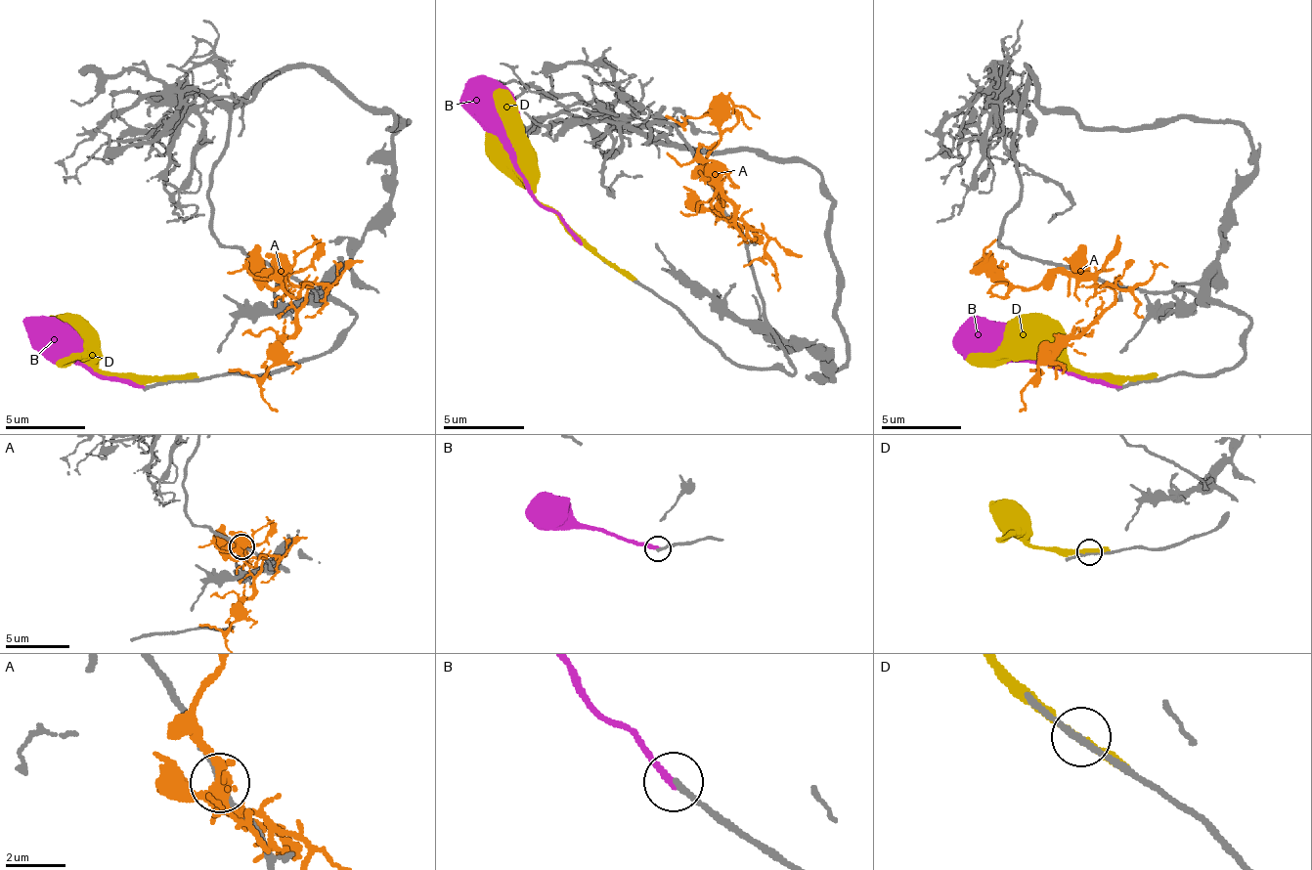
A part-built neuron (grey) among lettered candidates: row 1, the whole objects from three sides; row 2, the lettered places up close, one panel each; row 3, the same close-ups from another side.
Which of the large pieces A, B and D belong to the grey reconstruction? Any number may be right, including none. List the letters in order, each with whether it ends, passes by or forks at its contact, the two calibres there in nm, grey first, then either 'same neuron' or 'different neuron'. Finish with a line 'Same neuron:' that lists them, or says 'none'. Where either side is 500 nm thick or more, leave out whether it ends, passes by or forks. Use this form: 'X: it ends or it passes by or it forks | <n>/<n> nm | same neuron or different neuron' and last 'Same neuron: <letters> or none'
A: it forks | 200/380 nm | different neuron
B: it ends | 200/240 nm | different neuron
D: it passes by | 220/240 nm | different neuron
Same neuron: none

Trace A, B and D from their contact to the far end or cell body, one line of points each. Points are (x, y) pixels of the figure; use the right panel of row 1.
A: (1078, 274), (1099, 285), (1099, 314), (1030, 382), (1019, 410)
B: (1118, 386), (1074, 378), (1042, 362), (986, 362), (954, 334)
D: (1139, 378), (1095, 378), (1071, 366), (1002, 358), (966, 362)

